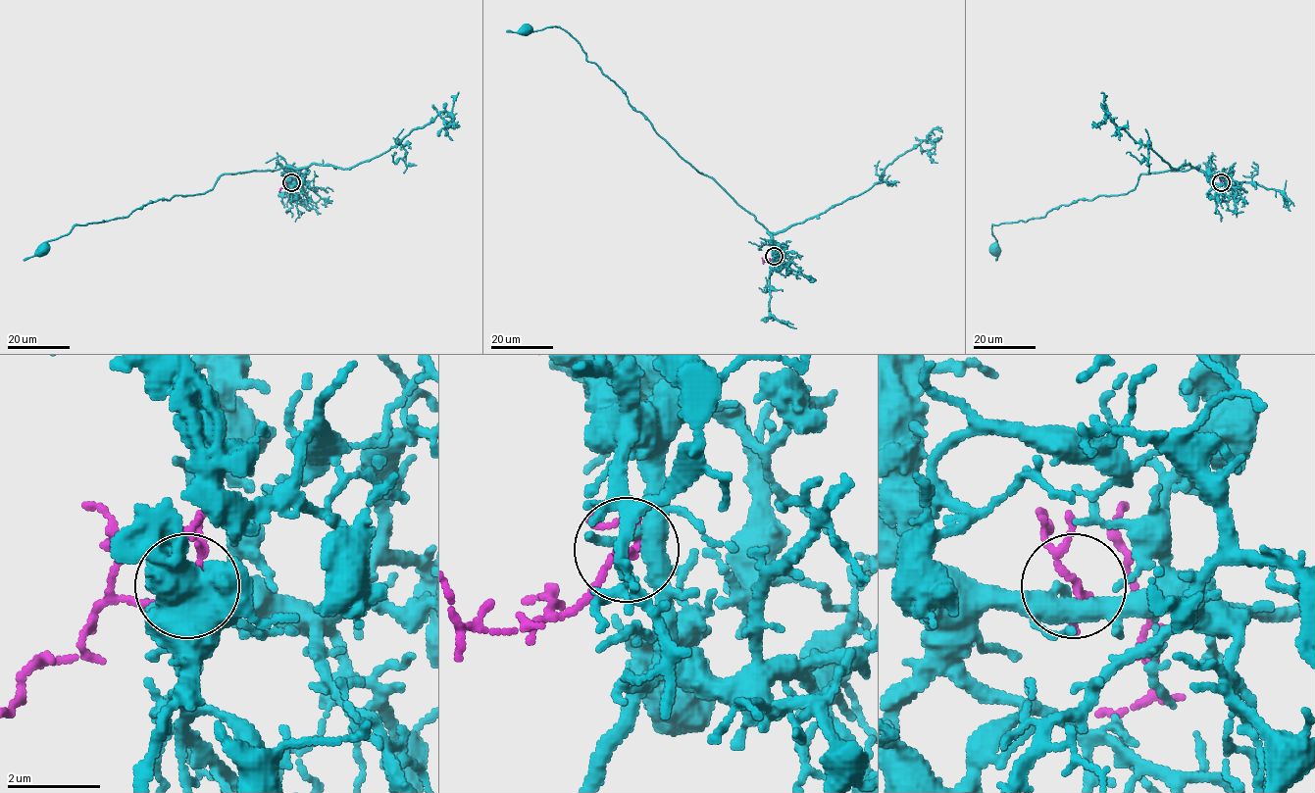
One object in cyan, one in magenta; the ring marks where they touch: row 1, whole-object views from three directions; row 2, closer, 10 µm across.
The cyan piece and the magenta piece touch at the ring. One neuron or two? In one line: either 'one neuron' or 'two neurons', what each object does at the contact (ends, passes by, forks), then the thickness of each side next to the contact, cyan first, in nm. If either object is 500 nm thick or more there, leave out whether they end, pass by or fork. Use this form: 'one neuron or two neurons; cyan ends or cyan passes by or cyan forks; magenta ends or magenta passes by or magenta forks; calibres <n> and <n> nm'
one neuron; cyan passes by; magenta forks; calibres 280 and 120 nm

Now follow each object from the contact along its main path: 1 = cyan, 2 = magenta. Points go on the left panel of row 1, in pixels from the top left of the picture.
1: (291, 182), (284, 167), (227, 173), (202, 193), (159, 199), (125, 217), (75, 225), (44, 249)
2: (291, 182), (278, 191)

